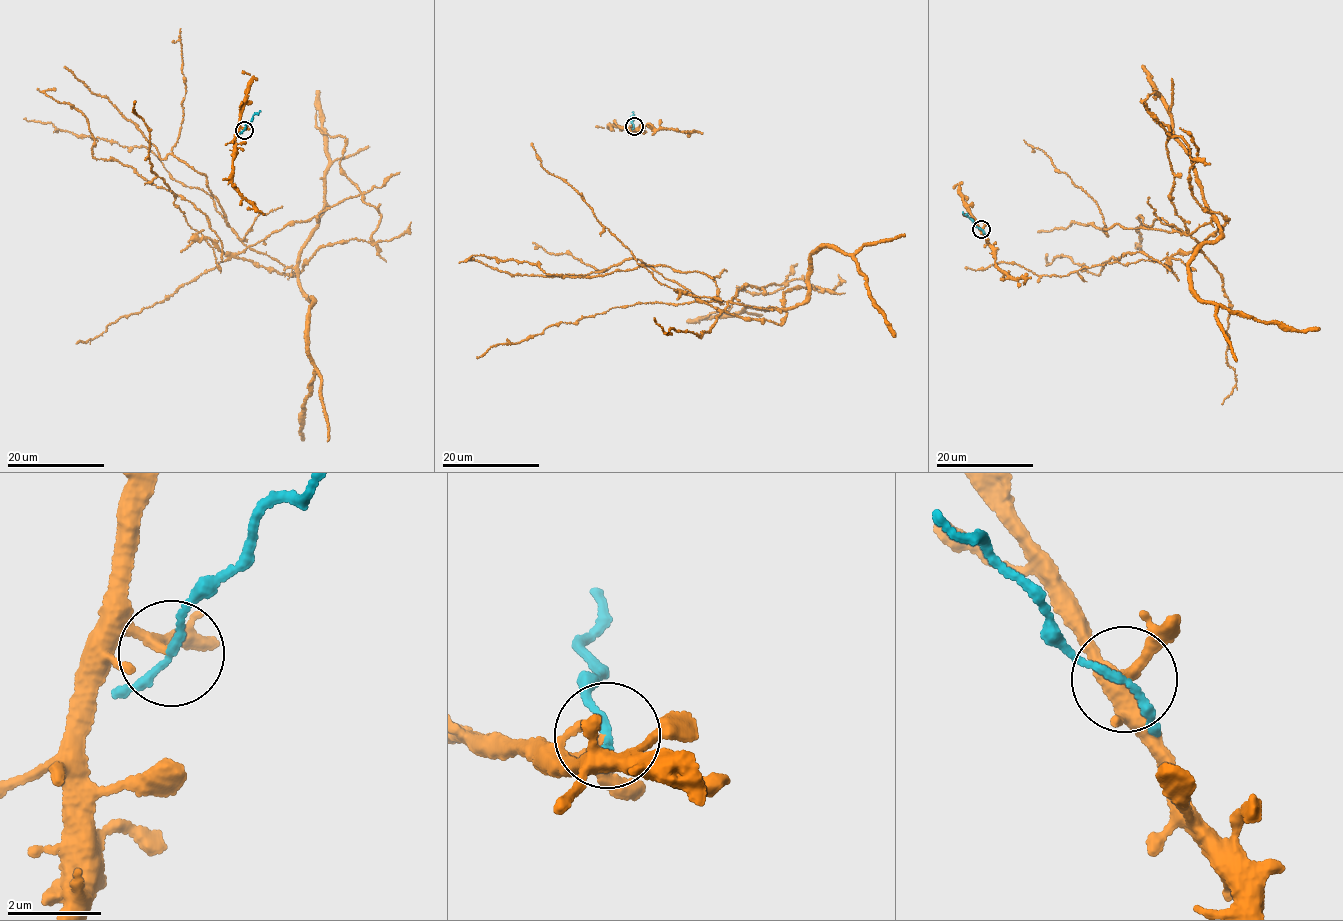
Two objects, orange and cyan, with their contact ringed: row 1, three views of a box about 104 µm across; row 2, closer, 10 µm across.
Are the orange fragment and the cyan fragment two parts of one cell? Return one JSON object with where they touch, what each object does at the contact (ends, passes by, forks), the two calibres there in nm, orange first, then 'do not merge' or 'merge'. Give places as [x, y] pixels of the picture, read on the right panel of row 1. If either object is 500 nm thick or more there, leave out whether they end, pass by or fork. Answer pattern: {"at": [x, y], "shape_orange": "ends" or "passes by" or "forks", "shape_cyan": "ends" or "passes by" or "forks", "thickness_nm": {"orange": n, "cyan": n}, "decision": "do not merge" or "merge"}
{"at": [981, 229], "shape_orange": "passes by", "shape_cyan": "passes by", "thickness_nm": {"orange": 160, "cyan": 150}, "decision": "do not merge"}

